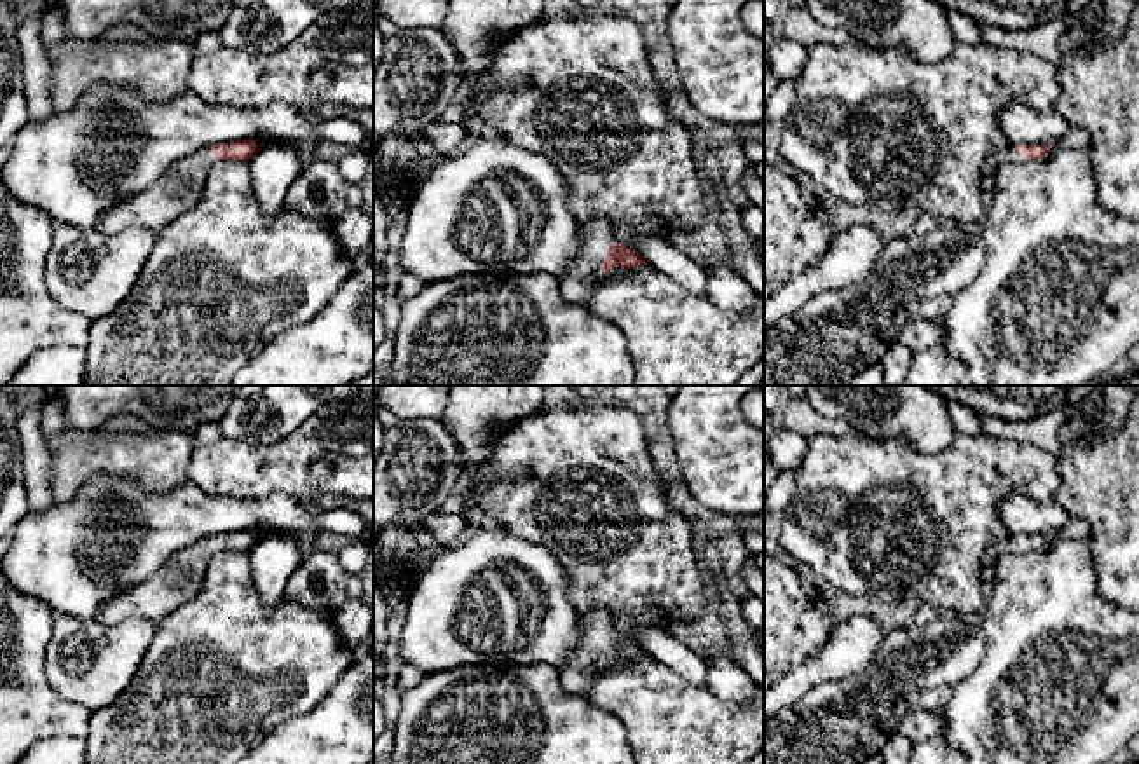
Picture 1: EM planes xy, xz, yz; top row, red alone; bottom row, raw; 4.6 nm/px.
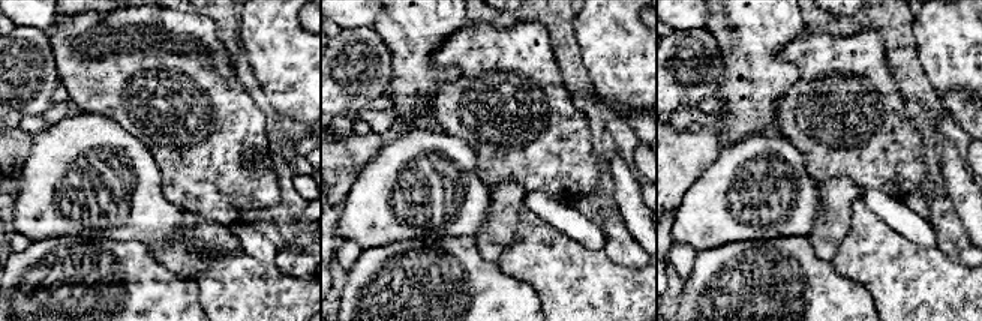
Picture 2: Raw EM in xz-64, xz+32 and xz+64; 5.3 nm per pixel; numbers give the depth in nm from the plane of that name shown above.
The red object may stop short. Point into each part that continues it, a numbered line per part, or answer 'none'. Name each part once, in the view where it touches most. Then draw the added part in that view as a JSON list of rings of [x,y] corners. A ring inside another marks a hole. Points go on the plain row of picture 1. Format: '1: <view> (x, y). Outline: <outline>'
1: xz (578, 674). Outline: [[[602,609],[579,612],[579,628],[577,645],[567,661],[558,666],[558,675],[567,692],[584,696],[595,682],[595,673],[602,665],[602,652],[616,630],[612,628],[612,617]]]

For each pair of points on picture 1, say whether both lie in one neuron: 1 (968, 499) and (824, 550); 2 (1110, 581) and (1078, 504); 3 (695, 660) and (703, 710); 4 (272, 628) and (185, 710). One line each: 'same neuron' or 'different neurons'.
1: same neuron
2: same neuron
3: different neurons
4: same neuron

